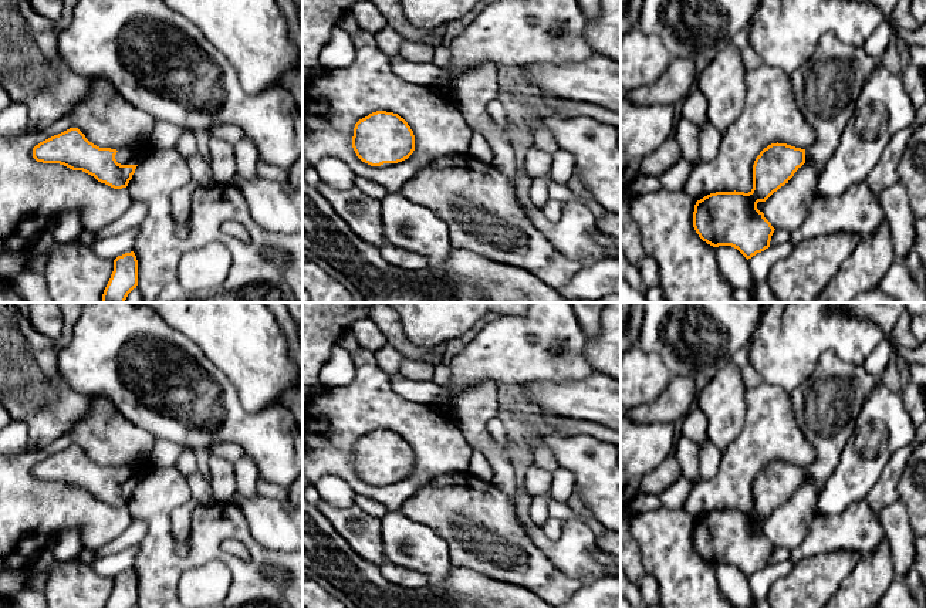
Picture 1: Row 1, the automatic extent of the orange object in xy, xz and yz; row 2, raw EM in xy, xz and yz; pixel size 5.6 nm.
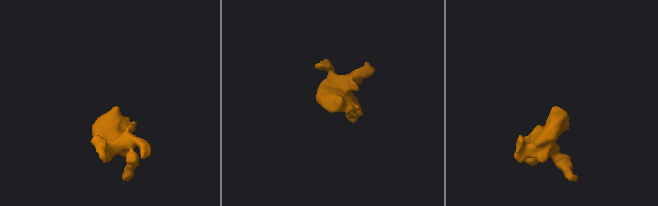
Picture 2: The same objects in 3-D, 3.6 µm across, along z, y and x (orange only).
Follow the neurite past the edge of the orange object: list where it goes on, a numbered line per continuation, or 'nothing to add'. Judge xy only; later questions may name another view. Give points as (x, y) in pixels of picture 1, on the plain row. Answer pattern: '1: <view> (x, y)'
1: xy (128, 473)

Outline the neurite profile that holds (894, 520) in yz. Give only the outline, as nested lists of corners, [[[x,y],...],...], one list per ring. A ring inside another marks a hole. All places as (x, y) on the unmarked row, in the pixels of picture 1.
[[[895,500],[883,507],[876,517],[890,548],[895,577],[905,578],[915,570],[916,558],[915,534],[908,517],[908,509],[900,500]]]

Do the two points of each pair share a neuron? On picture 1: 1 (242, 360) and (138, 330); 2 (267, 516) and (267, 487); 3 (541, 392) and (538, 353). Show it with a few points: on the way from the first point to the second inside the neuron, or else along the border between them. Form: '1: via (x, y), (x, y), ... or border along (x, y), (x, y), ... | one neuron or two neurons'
1: border along (172, 327), (186, 335), (222, 371) | two neurons
2: border along (257, 493), (286, 502) | two neurons
3: border along (574, 381), (534, 380), (524, 384) | two neurons

